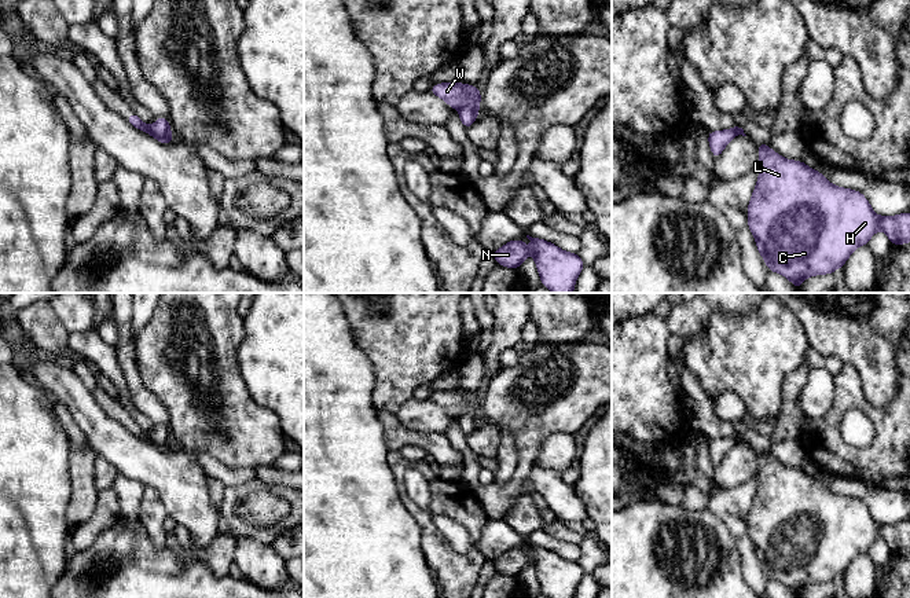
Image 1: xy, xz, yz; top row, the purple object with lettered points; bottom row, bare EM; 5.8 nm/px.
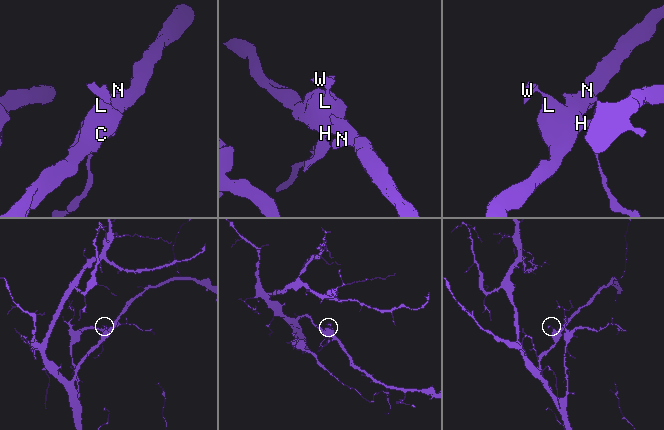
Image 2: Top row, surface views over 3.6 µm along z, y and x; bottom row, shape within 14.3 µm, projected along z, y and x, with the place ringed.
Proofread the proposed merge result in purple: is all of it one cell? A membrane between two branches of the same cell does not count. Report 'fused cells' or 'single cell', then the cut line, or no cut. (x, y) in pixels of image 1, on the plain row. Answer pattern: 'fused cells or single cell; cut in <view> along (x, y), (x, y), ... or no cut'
fused cells; cut in xy along (149, 433), (154, 443), (162, 443), (169, 439)

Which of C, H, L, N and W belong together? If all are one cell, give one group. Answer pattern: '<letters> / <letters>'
C H L N / W

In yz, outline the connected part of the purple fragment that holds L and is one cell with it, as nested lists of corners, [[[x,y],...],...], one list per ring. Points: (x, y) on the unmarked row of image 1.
[[[768,452],[756,454],[759,485],[746,517],[748,535],[768,579],[789,587],[796,598],[808,584],[843,576],[852,560],[867,553],[878,538],[892,553],[910,550],[910,520],[878,524],[862,500],[832,492],[801,467],[784,466]]]

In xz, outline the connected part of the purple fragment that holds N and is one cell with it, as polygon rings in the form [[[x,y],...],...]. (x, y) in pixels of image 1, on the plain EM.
[[[529,543],[526,546],[532,551],[531,560],[521,547],[513,547],[492,561],[495,569],[502,575],[517,577],[532,562],[542,594],[548,598],[573,598],[586,575],[580,564],[544,547]]]

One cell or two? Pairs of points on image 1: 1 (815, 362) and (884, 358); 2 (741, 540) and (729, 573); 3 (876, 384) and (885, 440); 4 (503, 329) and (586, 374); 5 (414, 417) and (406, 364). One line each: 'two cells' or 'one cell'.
1: two cells
2: two cells
3: two cells
4: two cells
5: two cells

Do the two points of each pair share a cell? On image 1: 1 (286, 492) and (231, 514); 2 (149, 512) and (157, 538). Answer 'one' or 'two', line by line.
1: one
2: one

